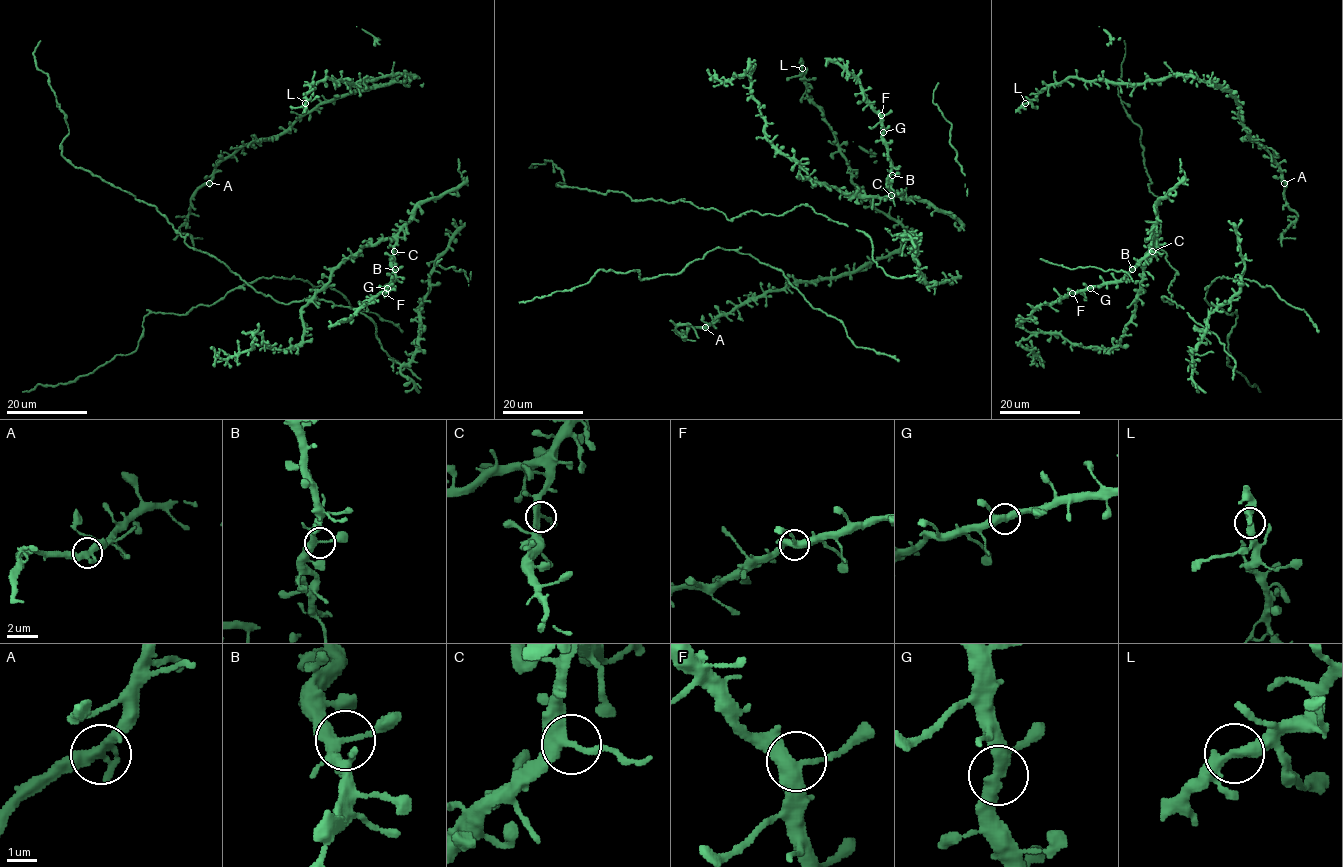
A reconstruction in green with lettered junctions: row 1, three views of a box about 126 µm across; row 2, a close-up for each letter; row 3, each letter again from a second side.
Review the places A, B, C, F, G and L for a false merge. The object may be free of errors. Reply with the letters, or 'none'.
none

